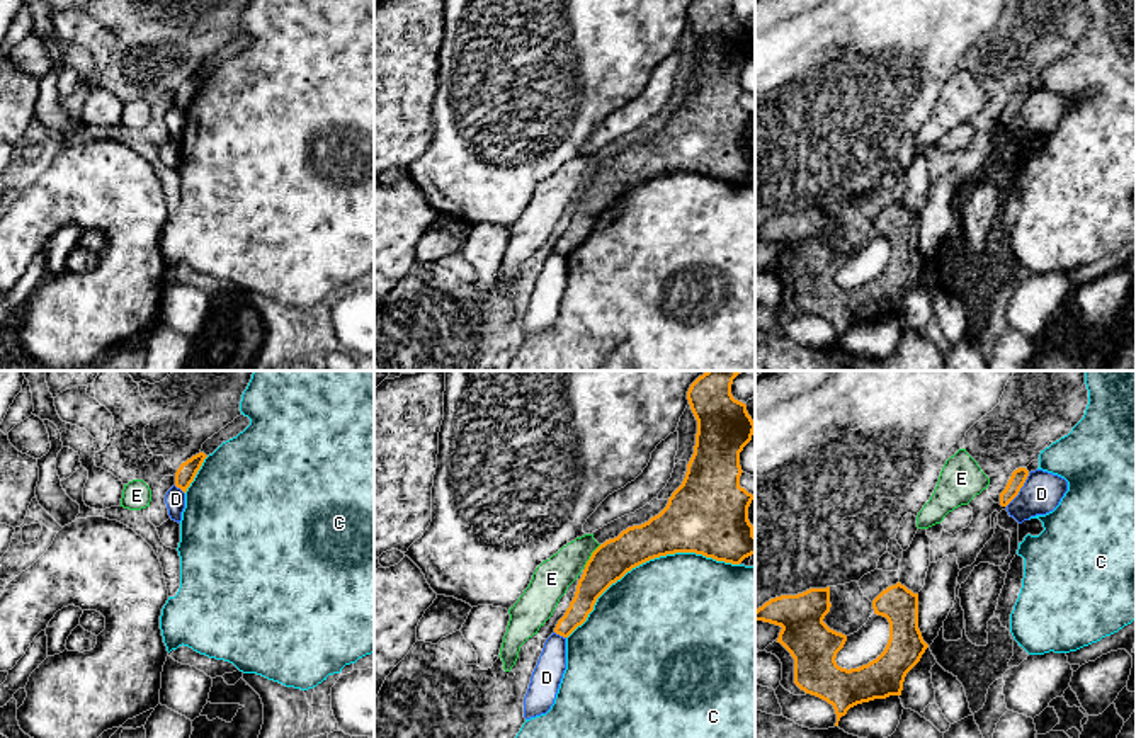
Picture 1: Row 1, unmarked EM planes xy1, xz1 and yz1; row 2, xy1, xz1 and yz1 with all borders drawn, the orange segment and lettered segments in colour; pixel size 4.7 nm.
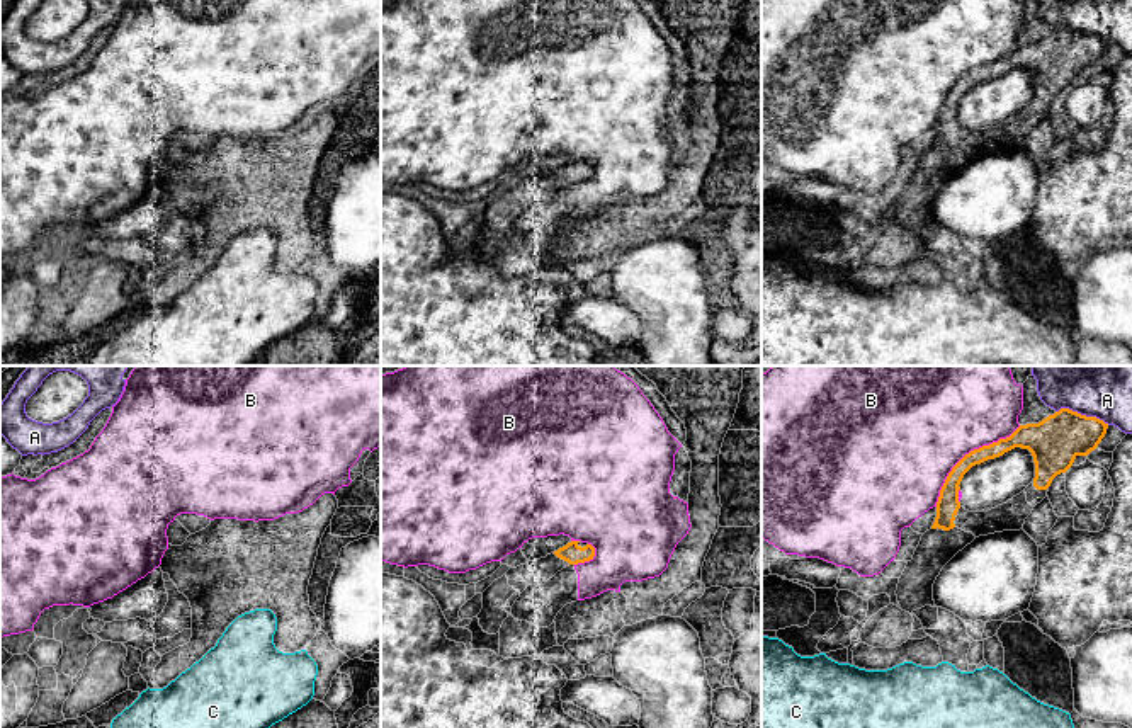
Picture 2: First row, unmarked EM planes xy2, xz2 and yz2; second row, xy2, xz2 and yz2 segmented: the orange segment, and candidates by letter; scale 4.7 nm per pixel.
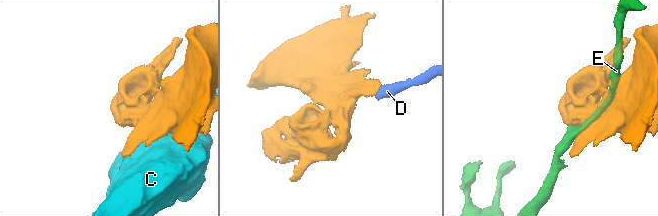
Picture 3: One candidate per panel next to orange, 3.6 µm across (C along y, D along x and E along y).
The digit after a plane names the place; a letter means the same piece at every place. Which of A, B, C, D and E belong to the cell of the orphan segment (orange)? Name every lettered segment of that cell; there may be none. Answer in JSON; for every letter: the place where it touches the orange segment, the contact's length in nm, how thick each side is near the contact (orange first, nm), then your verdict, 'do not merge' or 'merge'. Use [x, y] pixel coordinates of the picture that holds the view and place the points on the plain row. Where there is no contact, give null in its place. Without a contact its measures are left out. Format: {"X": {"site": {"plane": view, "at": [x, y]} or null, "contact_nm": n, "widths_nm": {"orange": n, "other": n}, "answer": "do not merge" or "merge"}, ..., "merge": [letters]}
{"A": {"site": {"plane": "yz2", "at": [1083, 34]}, "contact_nm": 260, "widths_nm": {"orange": 240, "other": 190}, "answer": "do not merge"}, "B": {"site": {"plane": "yz2", "at": [969, 72]}, "contact_nm": 550, "widths_nm": {"orange": 100, "other": 460}, "answer": "do not merge"}, "C": {"site": {"plane": "xz1", "at": [648, 179]}, "contact_nm": 900, "widths_nm": {"orange": 280, "other": 500}, "answer": "do not merge"}, "D": {"site": {"plane": "yz1", "at": [1019, 109]}, "contact_nm": 200, "widths_nm": {"orange": 70, "other": 190}, "answer": "do not merge"}, "E": {"site": {"plane": "xz1", "at": [590, 175]}, "contact_nm": 140, "widths_nm": {"orange": 180, "other": 180}, "answer": "do not merge"}, "merge": []}

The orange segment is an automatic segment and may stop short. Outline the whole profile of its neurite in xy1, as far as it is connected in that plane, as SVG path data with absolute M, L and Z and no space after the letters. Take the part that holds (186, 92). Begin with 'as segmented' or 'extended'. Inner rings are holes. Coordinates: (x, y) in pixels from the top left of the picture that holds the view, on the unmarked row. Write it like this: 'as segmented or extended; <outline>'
as segmented; M199 71L187 78L185 82L182 82L175 92L175 105L185 112L206 77L207 75L204 71Z

